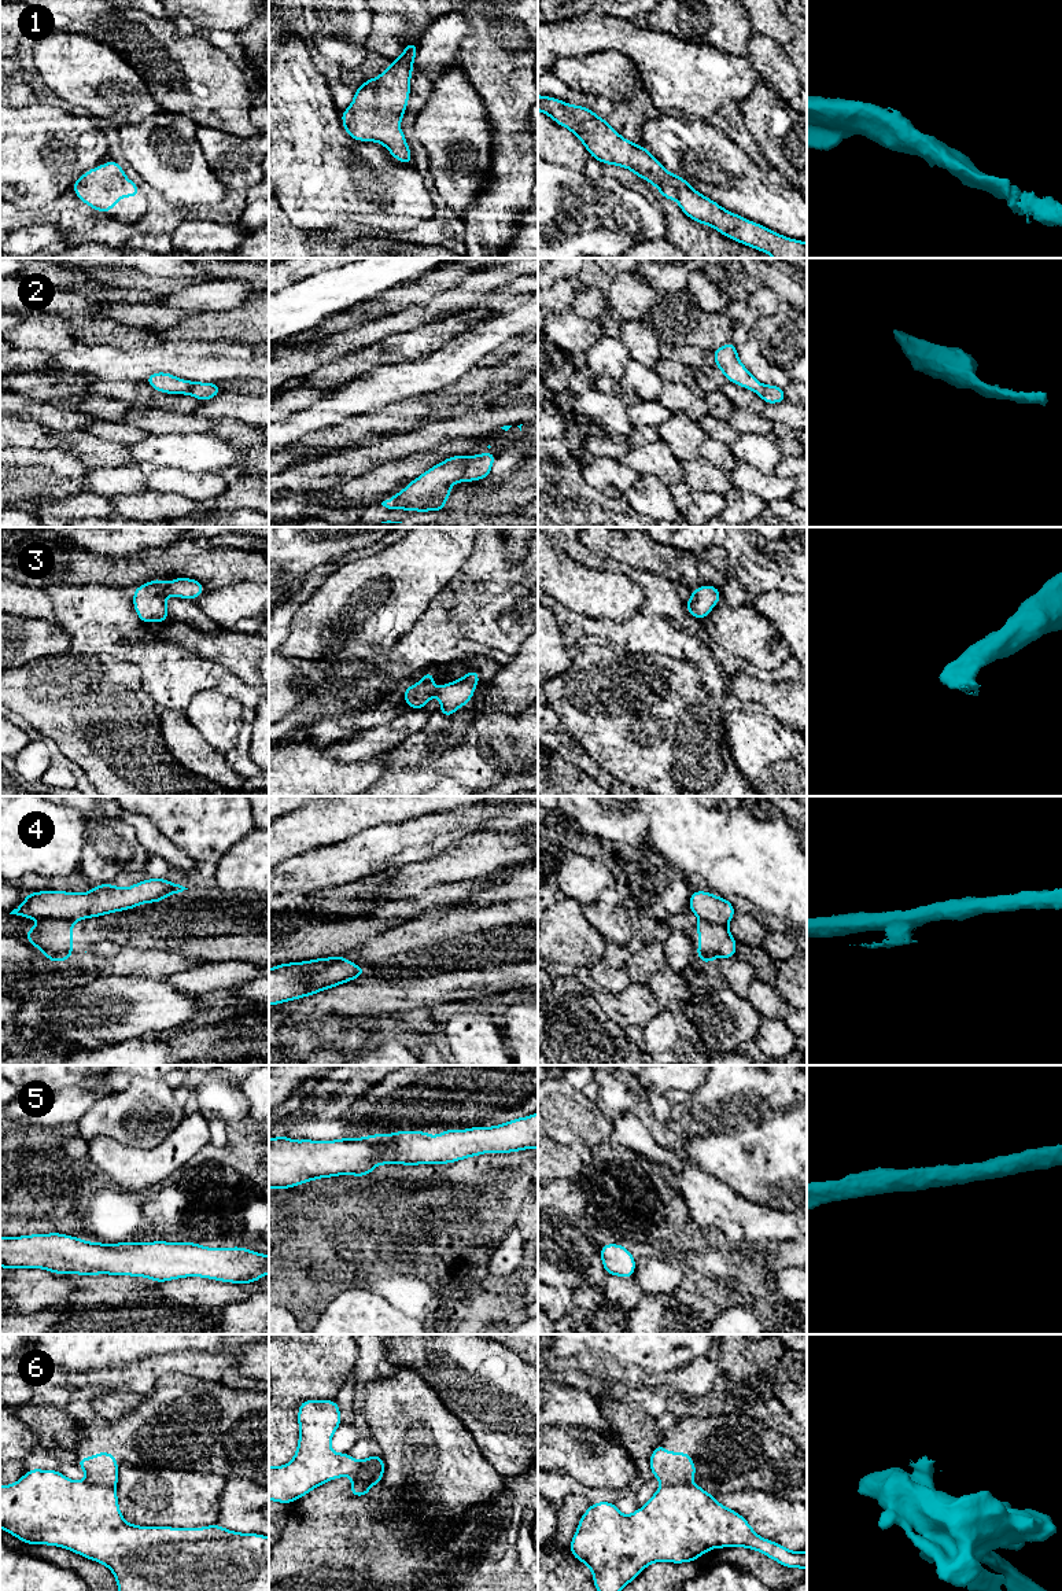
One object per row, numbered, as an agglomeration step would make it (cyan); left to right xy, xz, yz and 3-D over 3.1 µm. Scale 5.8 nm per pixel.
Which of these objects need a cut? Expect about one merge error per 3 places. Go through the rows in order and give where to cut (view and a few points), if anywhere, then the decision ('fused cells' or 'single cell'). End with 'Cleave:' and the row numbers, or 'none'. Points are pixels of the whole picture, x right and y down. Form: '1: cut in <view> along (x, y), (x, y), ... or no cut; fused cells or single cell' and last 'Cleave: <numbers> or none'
1: no cut; single cell
2: no cut; single cell
3: no cut; single cell
4: cut in xy along (43, 919), (65, 919), (73, 923); fused cells
5: no cut; single cell
6: cut in xz along (371, 1455), (369, 1459), (378, 1466), (375, 1480), (378, 1483); fused cells
Cleave: 4, 6

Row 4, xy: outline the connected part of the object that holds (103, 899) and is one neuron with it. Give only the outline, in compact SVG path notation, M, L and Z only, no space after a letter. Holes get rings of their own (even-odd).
M148 879L119 888L114 884L96 884L82 894L66 891L29 892L10 914L38 920L80 921L91 917L134 909L141 903L162 902L166 896L188 890L166 879Z

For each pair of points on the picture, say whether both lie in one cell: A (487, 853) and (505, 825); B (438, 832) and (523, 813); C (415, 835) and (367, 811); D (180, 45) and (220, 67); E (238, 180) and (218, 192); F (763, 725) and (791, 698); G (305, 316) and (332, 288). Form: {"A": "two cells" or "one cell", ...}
{"A": "two cells", "B": "two cells", "C": "two cells", "D": "one cell", "E": "two cells", "F": "two cells", "G": "one cell"}

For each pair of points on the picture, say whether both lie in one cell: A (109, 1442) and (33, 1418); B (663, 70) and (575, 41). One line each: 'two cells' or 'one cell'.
A: two cells
B: one cell

